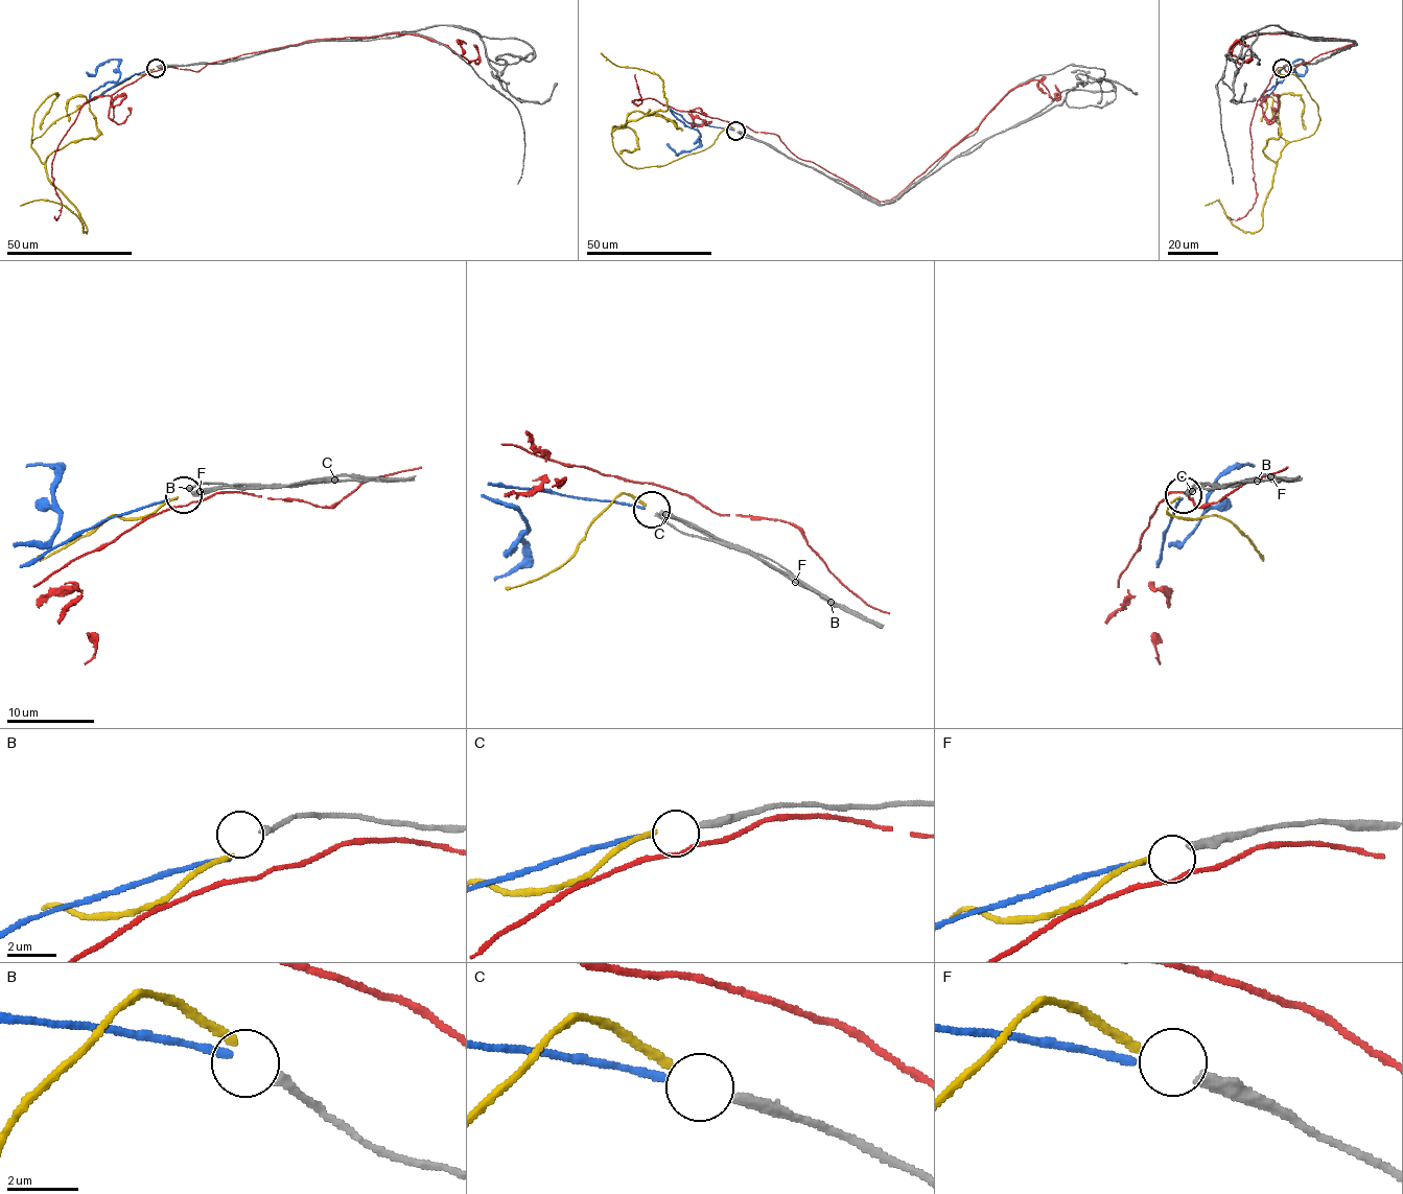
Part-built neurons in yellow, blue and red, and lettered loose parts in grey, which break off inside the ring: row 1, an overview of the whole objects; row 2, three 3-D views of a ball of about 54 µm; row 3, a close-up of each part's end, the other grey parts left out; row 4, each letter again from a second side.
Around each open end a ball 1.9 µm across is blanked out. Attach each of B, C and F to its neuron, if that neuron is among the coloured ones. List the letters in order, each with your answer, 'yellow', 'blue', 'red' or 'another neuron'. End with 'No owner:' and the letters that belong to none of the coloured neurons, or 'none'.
B: another neuron
C: blue
F: yellow
No owner: B

